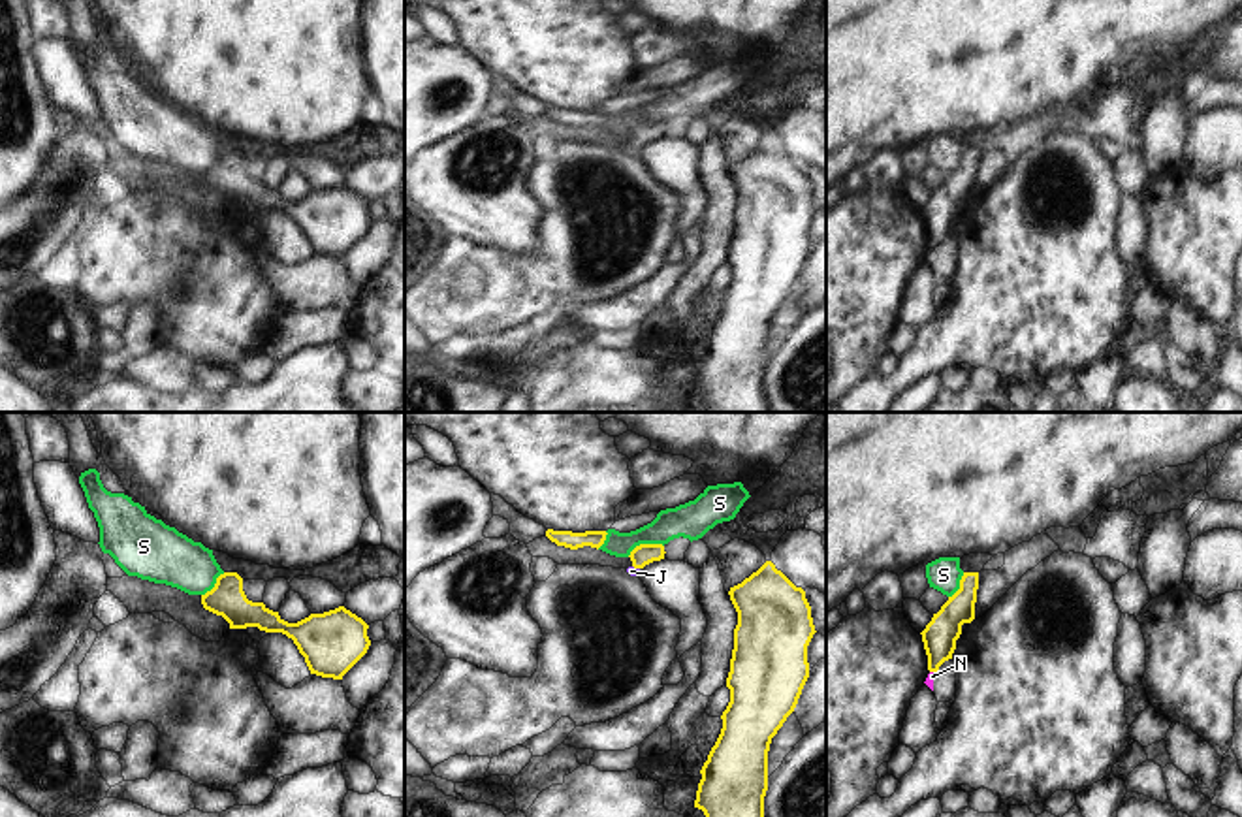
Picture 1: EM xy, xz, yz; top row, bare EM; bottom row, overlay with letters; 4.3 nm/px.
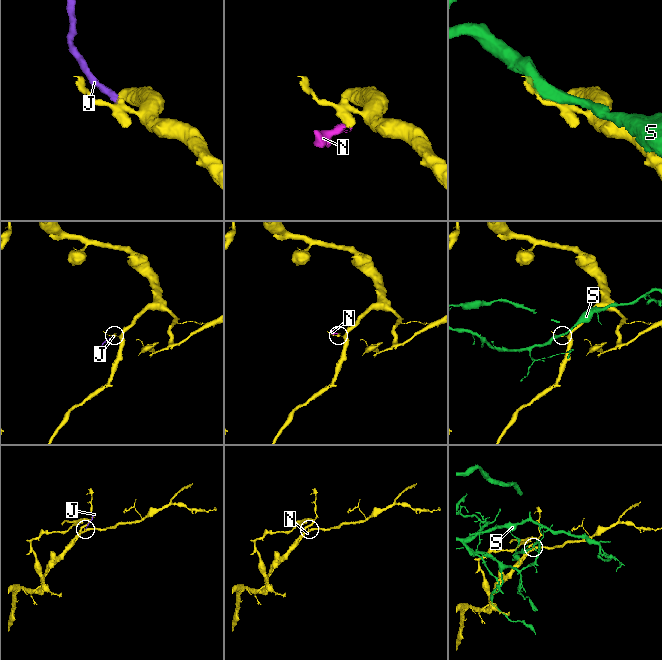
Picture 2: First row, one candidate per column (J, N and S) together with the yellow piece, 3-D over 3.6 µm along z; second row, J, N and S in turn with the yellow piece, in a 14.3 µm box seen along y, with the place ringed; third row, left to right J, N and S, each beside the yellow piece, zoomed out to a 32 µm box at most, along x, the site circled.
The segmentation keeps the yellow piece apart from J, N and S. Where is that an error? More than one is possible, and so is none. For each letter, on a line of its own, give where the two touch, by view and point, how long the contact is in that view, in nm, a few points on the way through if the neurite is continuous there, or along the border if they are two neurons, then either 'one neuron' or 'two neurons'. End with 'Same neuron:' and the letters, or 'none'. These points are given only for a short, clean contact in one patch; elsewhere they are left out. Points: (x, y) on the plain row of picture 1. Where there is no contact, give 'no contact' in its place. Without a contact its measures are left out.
J: xz (636, 145) | 40 nm | across xz (644, 132), (636, 145), (631, 149) | one neuron
N: yz (934, 249) | 30 nm | along yz (930, 249), (936, 251) | two neurons
S: xz (644, 123) | 170 nm | two neurons
Same neuron: J

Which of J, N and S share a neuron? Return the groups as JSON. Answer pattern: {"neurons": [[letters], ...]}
{"neurons": [["J"], ["N"], ["S"]]}

